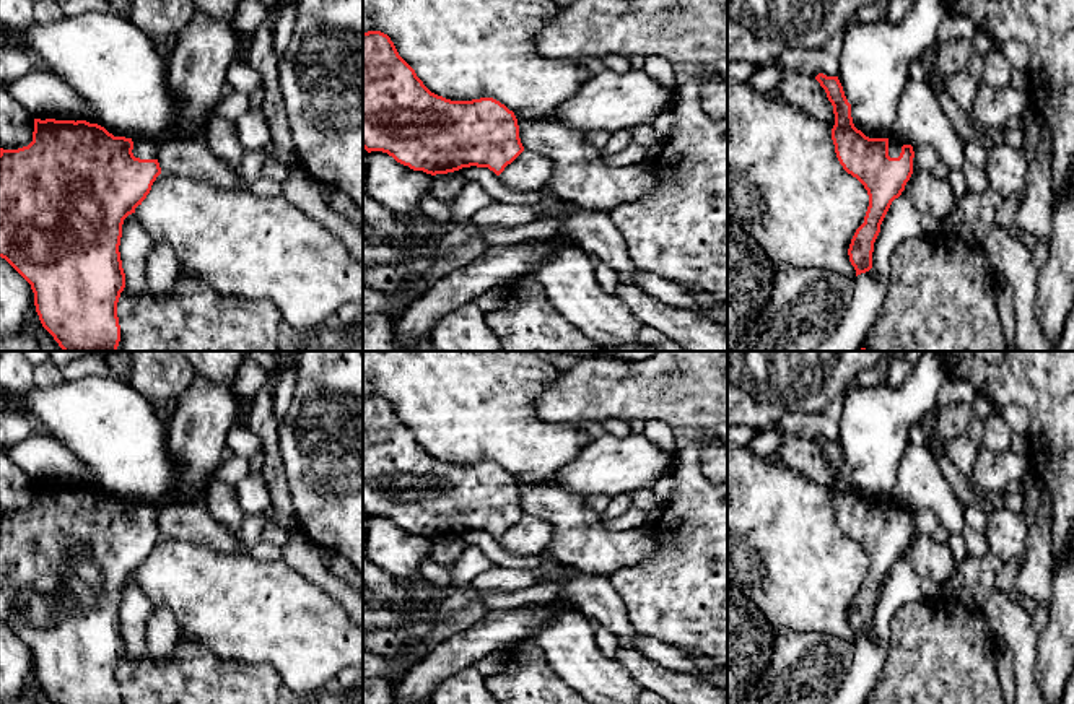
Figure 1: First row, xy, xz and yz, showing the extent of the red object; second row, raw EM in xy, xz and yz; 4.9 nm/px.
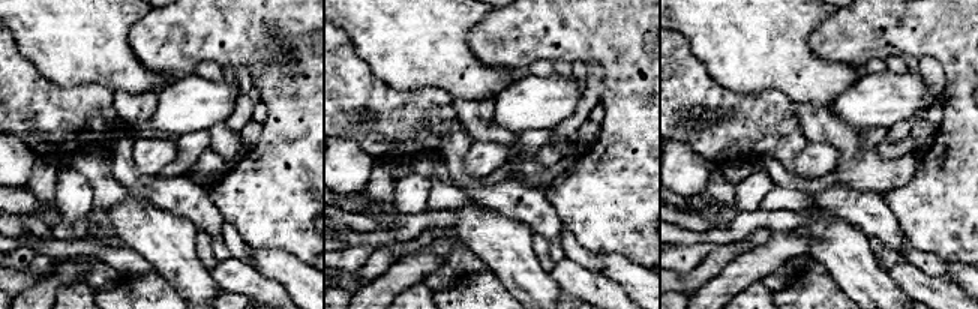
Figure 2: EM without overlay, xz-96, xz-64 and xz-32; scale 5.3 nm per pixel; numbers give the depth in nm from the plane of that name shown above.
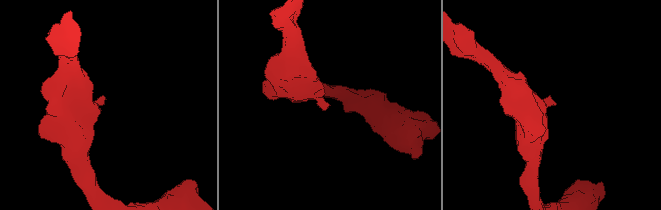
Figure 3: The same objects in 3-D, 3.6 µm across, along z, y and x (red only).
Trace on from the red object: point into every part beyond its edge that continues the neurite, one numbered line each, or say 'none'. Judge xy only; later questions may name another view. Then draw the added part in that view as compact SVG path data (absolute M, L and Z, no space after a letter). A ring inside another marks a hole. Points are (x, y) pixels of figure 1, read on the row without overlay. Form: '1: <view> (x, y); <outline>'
1: xy (144, 512); M132 502L133 506L133 520L140 524L156 524L158 522L158 507L150 502Z

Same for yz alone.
1: yz (894, 511); M888 502L888 520L898 522L902 517L902 511L903 511L903 507Z

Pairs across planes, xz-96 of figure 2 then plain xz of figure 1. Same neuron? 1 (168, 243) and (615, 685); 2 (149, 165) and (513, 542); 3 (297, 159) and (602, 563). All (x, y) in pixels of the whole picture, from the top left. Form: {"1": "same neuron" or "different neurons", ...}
{"1": "same neuron", "2": "same neuron", "3": "different neurons"}

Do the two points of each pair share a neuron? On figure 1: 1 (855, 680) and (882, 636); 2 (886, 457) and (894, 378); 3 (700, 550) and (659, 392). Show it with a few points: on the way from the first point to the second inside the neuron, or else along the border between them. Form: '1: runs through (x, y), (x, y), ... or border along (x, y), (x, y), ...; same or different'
1: runs through (864, 669), (874, 647); same
2: border along (913, 368), (912, 374), (900, 386), (884, 384); different
3: runs through (698, 511), (687, 473), (687, 431); same

